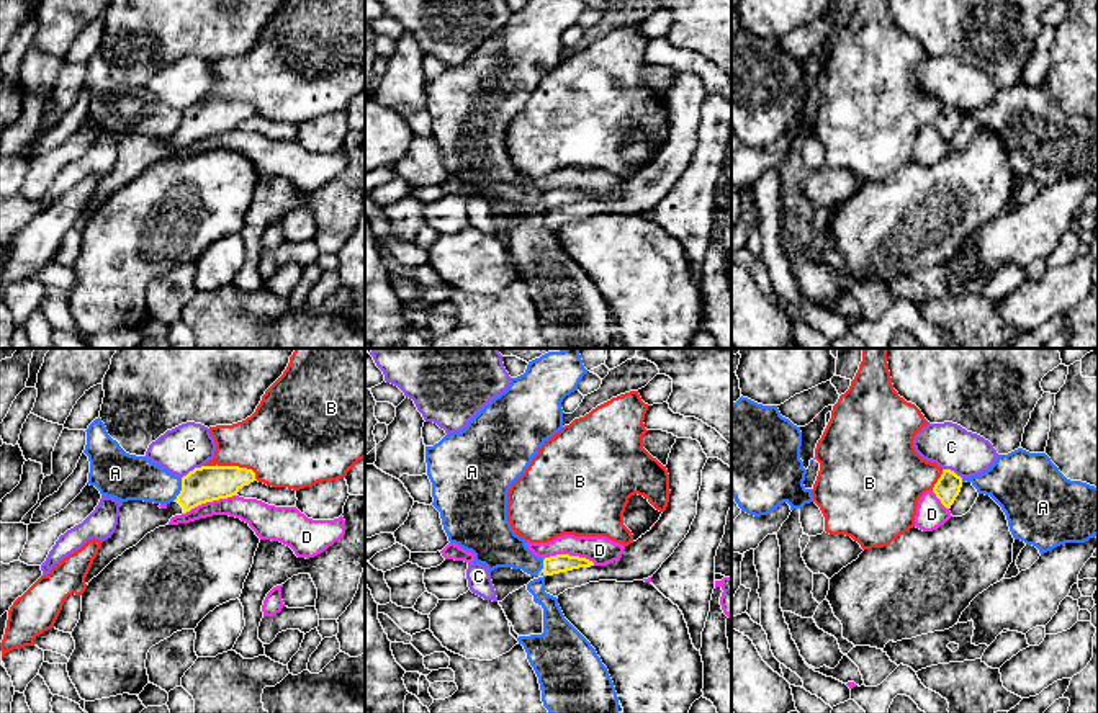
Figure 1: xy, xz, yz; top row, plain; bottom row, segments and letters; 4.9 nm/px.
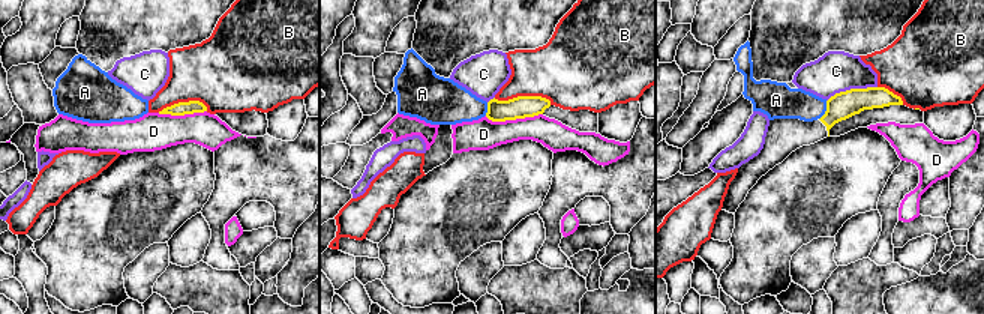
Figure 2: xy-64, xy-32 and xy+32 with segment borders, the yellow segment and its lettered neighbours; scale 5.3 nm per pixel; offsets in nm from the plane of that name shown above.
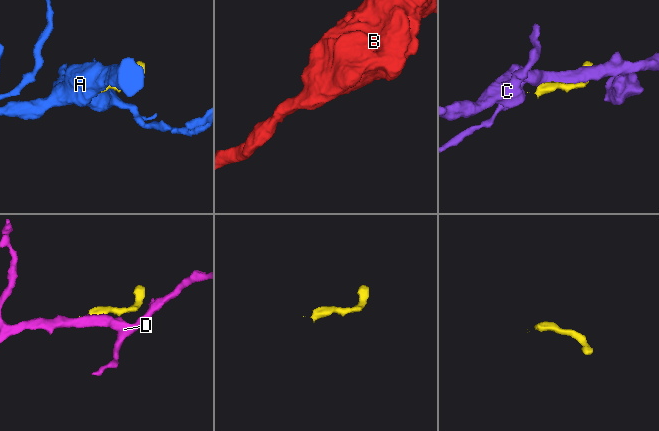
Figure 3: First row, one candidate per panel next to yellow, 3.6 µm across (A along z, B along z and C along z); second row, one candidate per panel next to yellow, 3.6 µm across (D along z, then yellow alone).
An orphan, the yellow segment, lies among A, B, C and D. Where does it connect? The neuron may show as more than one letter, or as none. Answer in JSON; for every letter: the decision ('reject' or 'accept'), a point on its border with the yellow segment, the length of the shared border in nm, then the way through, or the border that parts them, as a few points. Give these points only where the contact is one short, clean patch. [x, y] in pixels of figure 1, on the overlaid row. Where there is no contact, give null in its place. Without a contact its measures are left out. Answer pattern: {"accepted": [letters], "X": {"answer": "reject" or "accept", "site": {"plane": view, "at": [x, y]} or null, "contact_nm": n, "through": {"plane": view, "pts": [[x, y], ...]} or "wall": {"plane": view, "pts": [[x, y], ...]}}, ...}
{"accepted": [], "A": {"answer": "reject", "site": {"plane": "xy", "at": [182, 489]}, "contact_nm": 120, "wall": {"plane": "xy", "pts": [[182, 478], [182, 488], [174, 499]]}}, "B": {"answer": "reject", "site": {"plane": "xy", "at": [233, 466]}, "contact_nm": 280}, "C": {"answer": "reject", "site": {"plane": "xy", "at": [193, 470]}, "contact_nm": 130}, "D": {"answer": "reject", "site": {"plane": "xz", "at": [570, 556]}, "contact_nm": 260, "wall": {"plane": "xz", "pts": [[544, 558], [557, 555], [584, 556], [594, 565]]}}}

